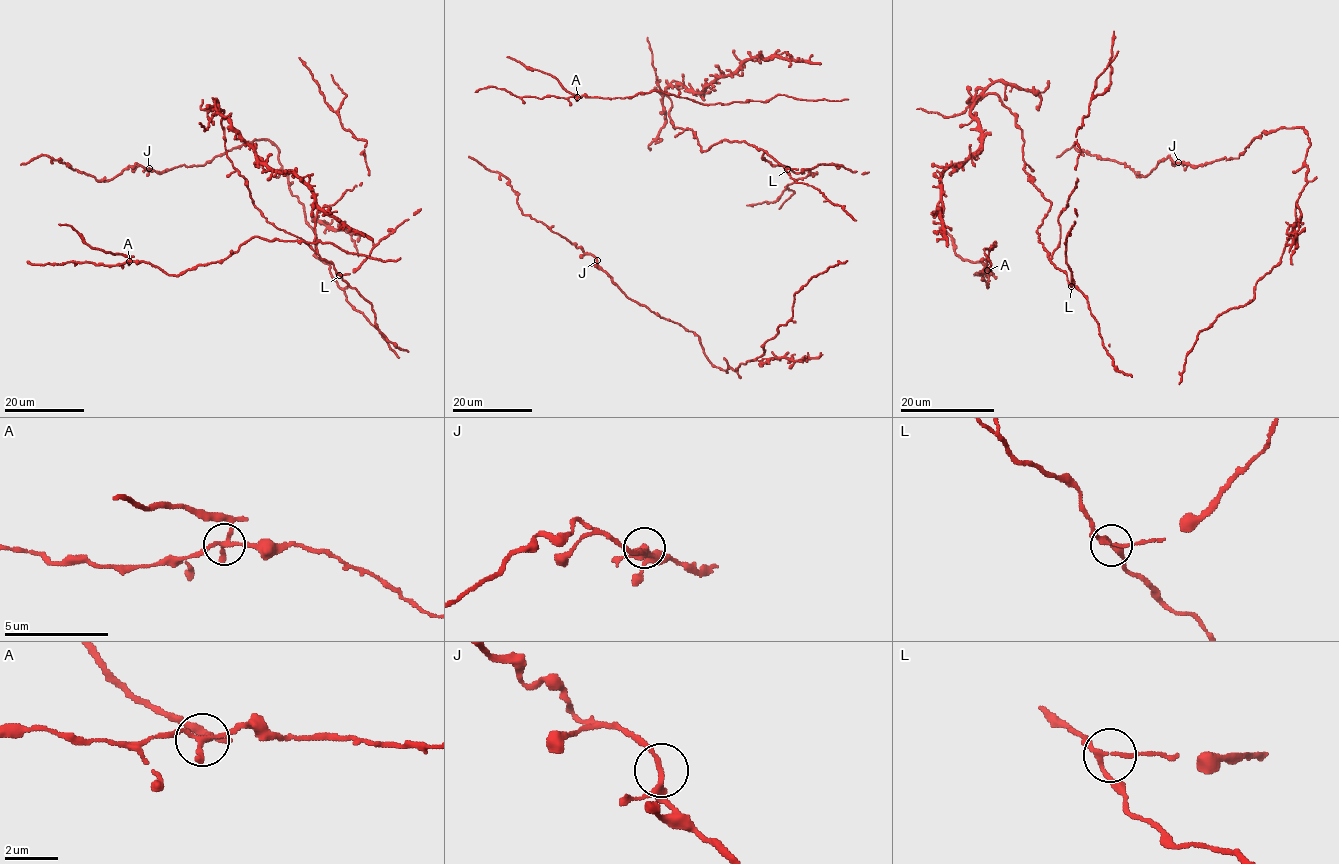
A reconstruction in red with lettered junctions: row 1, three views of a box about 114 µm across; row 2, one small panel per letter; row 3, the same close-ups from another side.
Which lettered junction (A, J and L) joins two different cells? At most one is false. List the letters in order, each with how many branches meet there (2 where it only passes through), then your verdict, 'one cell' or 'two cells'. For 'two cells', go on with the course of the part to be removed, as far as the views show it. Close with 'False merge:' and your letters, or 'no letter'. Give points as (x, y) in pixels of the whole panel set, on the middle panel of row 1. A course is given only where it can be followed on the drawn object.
A: branches 3; two cells; course (577, 98), (555, 78), (527, 68), (506, 56)
J: branches 3; one cell
L: branches 3; one cell
False merge: A

